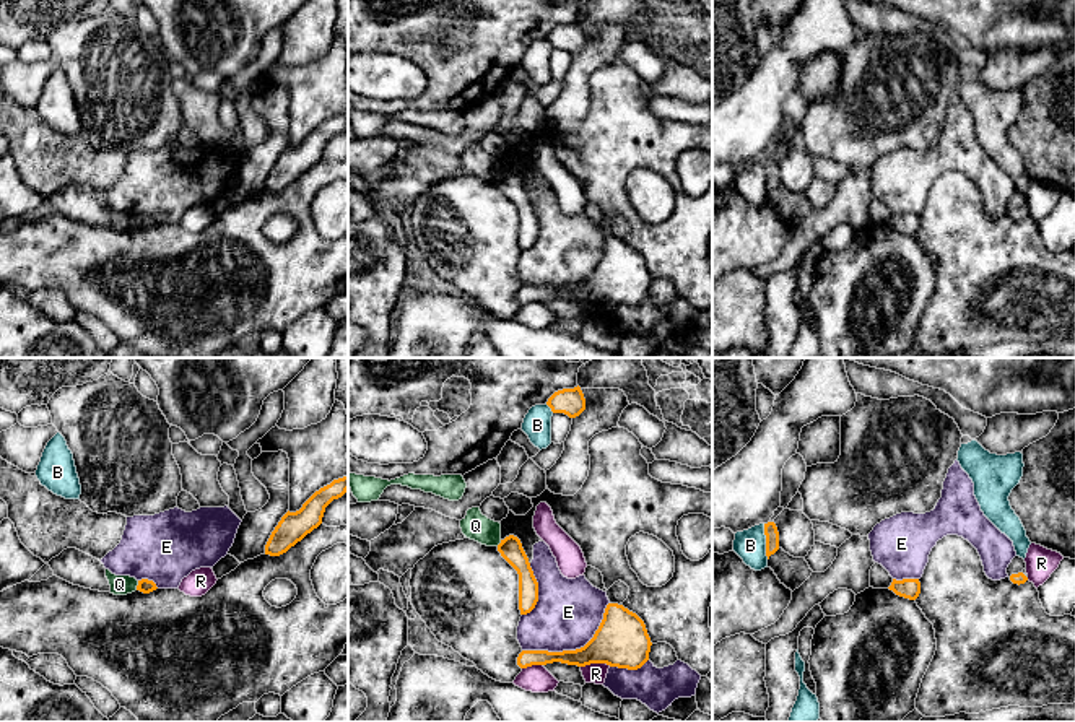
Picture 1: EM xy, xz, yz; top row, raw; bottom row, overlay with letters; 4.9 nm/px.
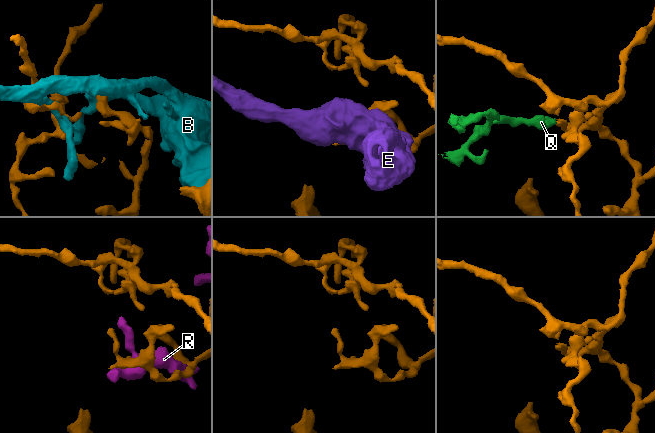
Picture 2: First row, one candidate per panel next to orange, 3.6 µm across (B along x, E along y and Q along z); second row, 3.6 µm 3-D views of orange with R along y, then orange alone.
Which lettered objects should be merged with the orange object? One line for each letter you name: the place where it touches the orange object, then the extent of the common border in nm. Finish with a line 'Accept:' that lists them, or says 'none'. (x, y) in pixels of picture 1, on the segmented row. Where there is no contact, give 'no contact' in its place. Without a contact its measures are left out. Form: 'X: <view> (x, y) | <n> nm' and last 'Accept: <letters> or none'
Accept: none

